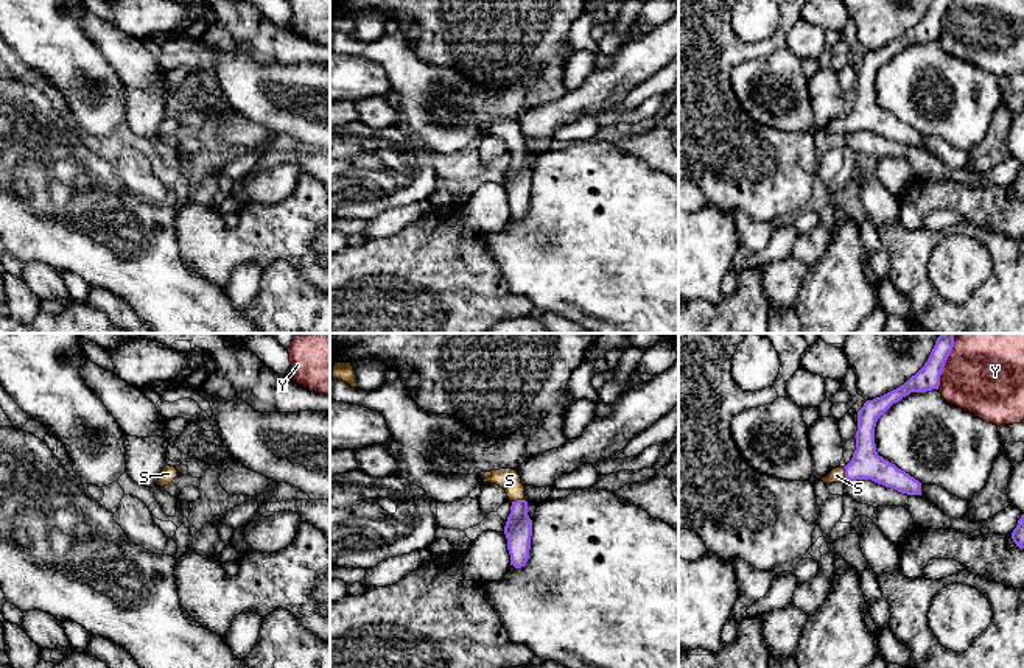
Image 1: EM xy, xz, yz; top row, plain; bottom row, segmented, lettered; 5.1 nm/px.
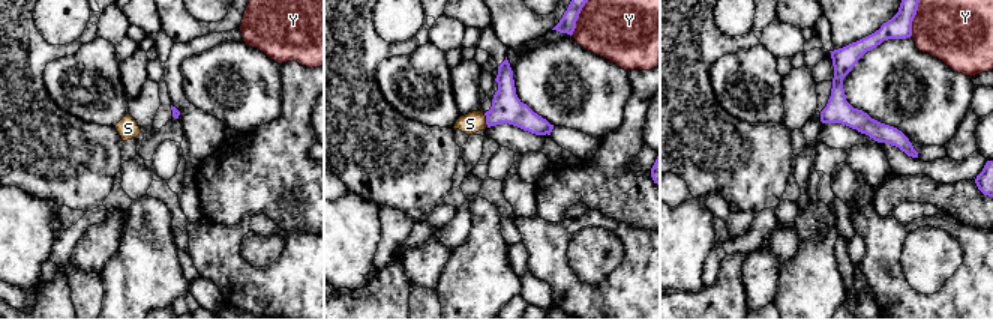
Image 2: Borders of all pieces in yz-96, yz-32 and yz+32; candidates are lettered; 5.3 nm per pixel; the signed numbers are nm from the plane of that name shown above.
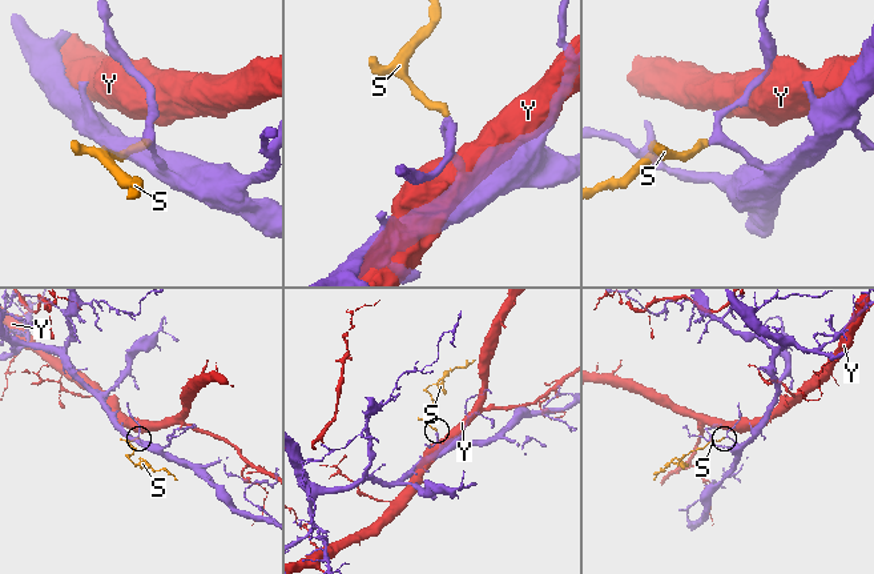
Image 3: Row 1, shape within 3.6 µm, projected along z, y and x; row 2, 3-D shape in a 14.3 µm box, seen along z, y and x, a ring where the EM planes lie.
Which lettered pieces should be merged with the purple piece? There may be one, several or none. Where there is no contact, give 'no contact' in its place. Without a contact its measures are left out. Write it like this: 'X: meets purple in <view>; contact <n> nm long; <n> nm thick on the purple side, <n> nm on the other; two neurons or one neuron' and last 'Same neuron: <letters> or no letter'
S: meets purple in yz; contact 70 nm long; 160 nm thick on the purple side, 80 nm on the other; one neuron
Y: meets purple in yz; contact 220 nm long; 120 nm thick on the purple side, 360 nm on the other; two neurons
Same neuron: S

